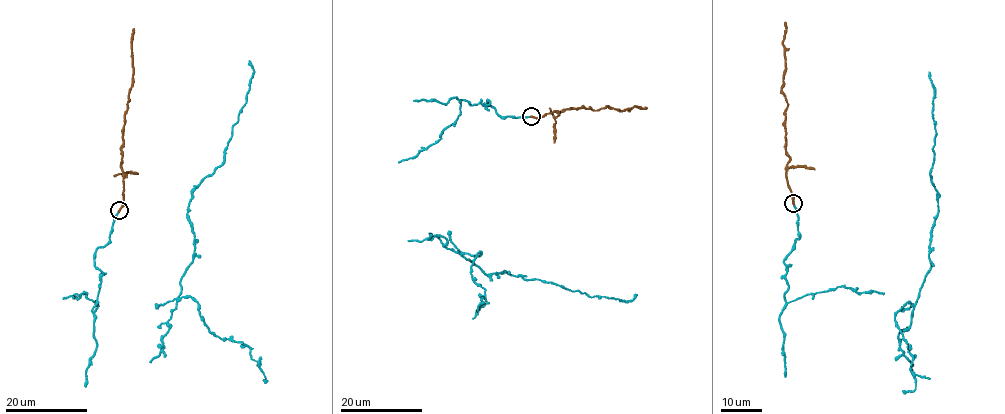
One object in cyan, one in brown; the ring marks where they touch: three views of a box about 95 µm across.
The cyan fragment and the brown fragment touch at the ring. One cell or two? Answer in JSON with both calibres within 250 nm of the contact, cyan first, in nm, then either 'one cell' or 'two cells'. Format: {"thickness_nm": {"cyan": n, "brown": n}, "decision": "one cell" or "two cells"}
{"thickness_nm": {"cyan": 150, "brown": 280}, "decision": "one cell"}

